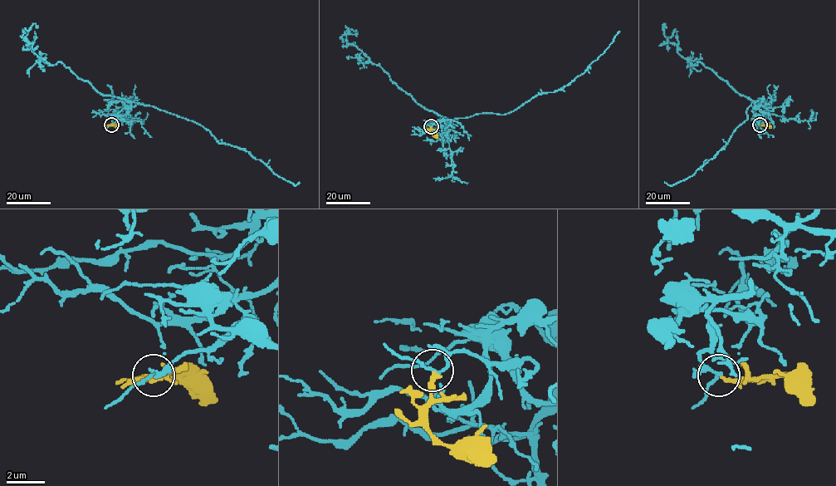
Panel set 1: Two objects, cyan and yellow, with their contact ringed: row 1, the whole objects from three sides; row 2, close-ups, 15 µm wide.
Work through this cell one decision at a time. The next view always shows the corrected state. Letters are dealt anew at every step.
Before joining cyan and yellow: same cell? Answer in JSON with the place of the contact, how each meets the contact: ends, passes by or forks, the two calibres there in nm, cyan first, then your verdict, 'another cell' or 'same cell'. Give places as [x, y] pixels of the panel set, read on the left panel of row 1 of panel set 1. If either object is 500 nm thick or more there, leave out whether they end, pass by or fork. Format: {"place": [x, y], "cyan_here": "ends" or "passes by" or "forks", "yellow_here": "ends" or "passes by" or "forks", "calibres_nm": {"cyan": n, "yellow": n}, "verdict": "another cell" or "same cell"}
{"place": [111, 125], "cyan_here": "passes by", "yellow_here": "ends", "calibres_nm": {"cyan": 130, "yellow": 220}, "verdict": "another cell"}

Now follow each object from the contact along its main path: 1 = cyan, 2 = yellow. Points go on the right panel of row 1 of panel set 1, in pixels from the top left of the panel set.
1: (760, 125), (763, 113), (752, 101), (747, 118), (711, 159), (686, 179), (671, 186), (664, 182)
2: (760, 125), (768, 125), (770, 128)

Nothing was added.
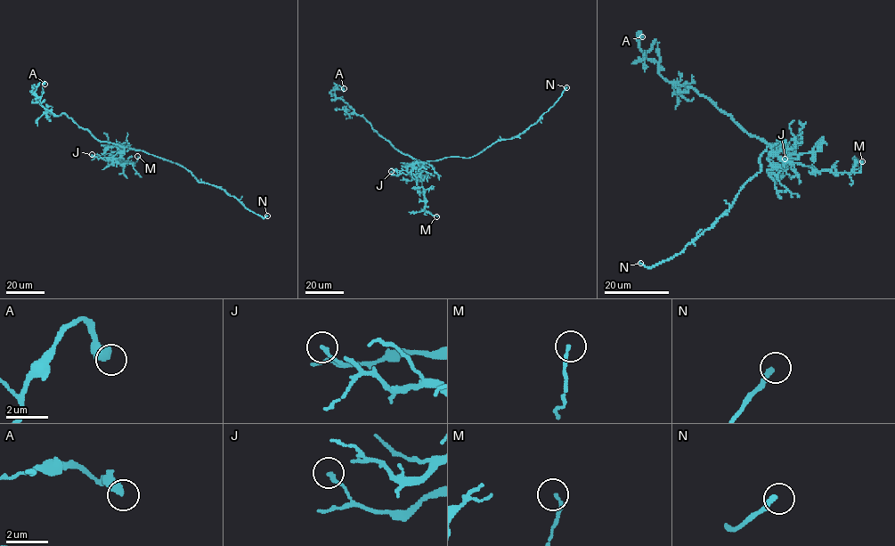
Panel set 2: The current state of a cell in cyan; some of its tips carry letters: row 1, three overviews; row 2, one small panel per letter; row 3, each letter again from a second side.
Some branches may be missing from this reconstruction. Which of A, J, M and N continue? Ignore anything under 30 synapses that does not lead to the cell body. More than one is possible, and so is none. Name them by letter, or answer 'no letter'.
N

